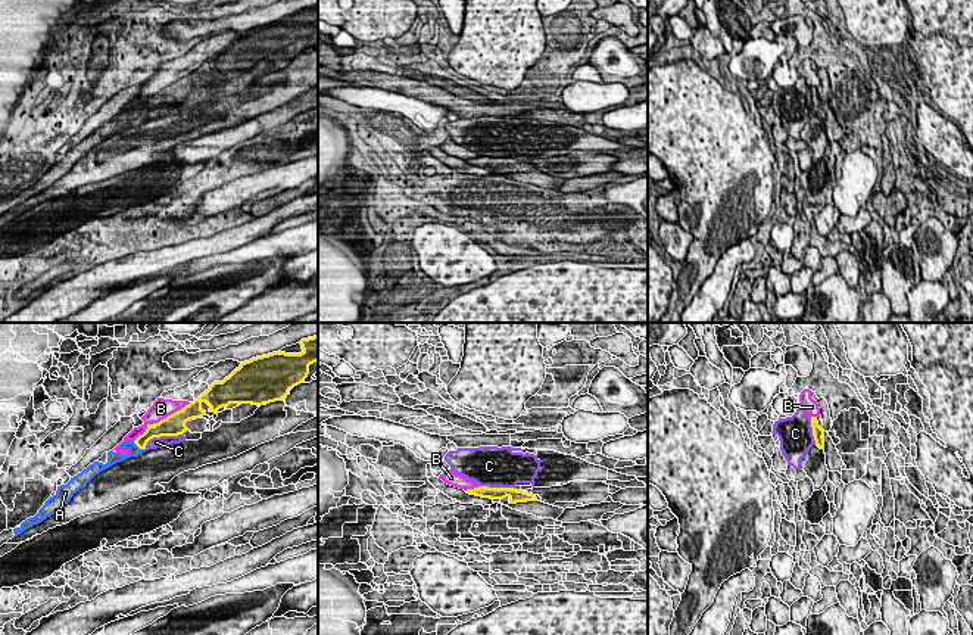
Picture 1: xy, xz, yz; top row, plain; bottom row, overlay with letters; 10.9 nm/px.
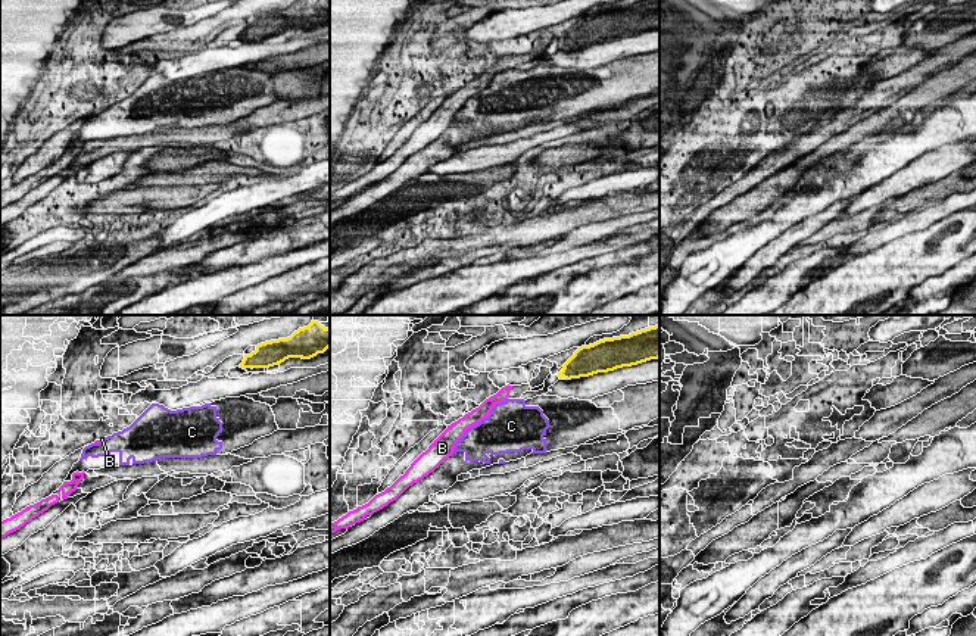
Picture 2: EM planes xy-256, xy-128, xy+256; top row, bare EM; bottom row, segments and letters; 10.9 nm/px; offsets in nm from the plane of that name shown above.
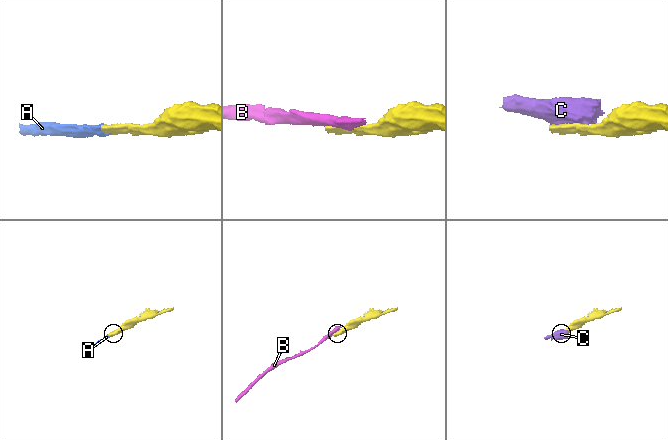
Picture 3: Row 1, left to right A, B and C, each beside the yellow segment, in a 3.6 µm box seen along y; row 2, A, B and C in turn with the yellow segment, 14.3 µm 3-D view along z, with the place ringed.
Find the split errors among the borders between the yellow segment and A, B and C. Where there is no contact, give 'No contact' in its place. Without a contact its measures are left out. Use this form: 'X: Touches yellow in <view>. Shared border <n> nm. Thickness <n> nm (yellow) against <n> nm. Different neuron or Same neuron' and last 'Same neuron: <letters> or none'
A: Touches yellow in xy. Shared border 180 nm. Thickness 130 nm (yellow) against 130 nm. Same neuron
B: Touches yellow in xy. Shared border 460 nm. Thickness 240 nm (yellow) against 220 nm. Different neuron
C: Touches yellow in xy. Shared border 480 nm. Thickness 240 nm (yellow) against 130 nm. Different neuron
Same neuron: A

